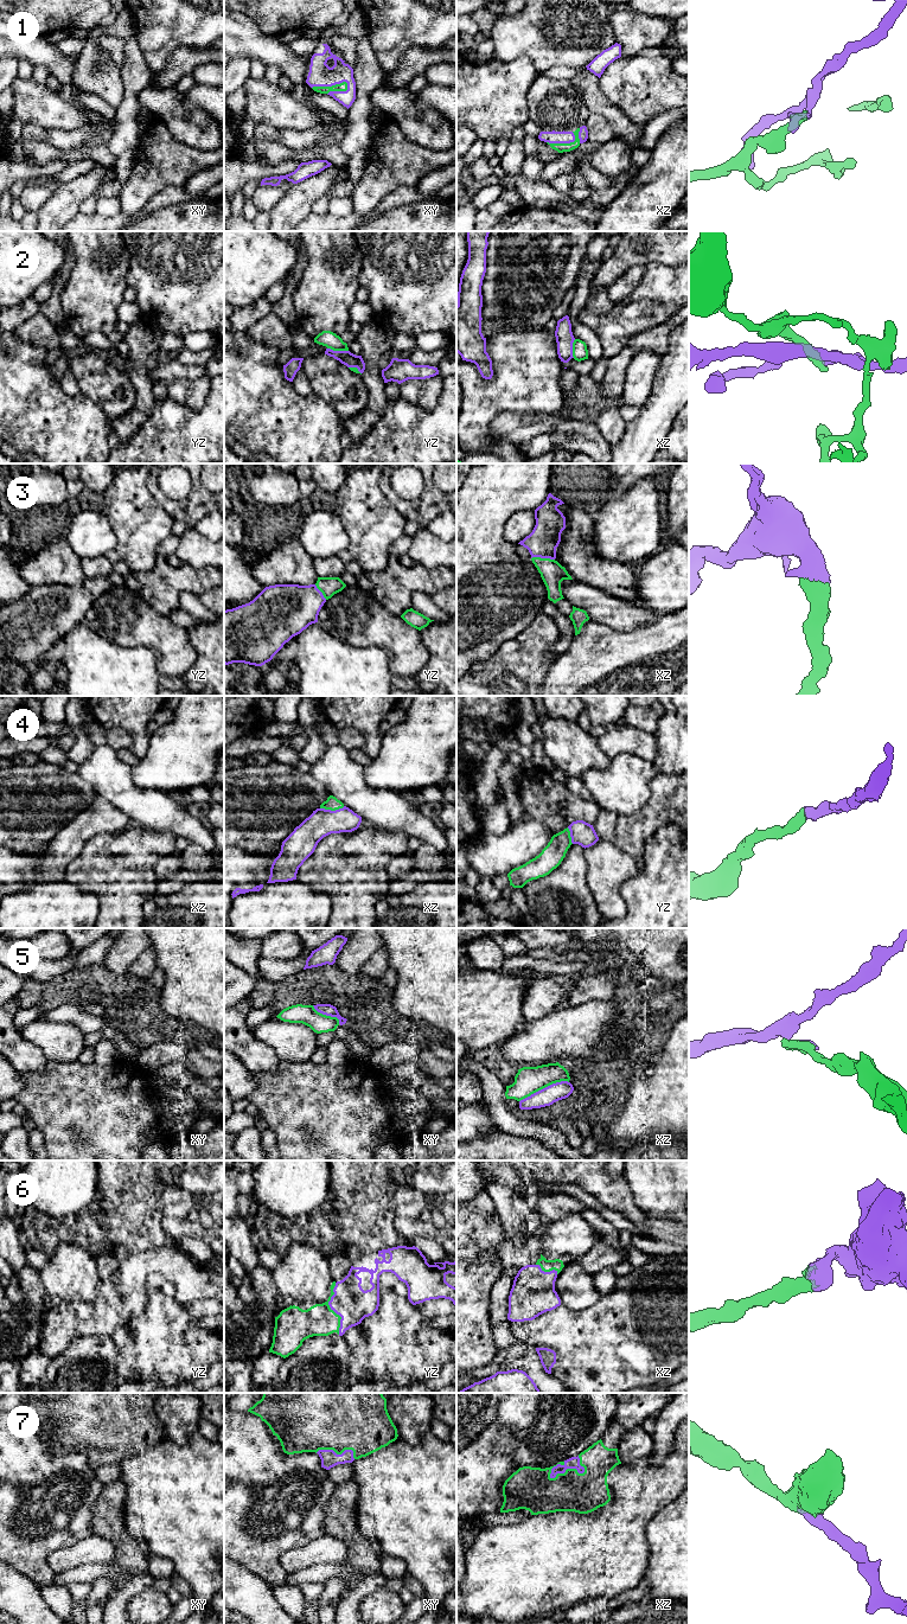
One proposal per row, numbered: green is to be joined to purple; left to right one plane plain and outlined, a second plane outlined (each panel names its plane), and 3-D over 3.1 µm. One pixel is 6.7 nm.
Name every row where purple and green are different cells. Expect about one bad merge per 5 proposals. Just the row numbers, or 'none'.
2, 5

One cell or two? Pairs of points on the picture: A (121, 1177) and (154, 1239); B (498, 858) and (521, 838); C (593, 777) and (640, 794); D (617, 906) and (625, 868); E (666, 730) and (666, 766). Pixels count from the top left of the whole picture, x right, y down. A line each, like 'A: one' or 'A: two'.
A: one
B: one
C: one
D: one
E: one

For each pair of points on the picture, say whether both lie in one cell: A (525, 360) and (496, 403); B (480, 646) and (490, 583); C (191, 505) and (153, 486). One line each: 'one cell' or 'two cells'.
A: one cell
B: one cell
C: one cell

